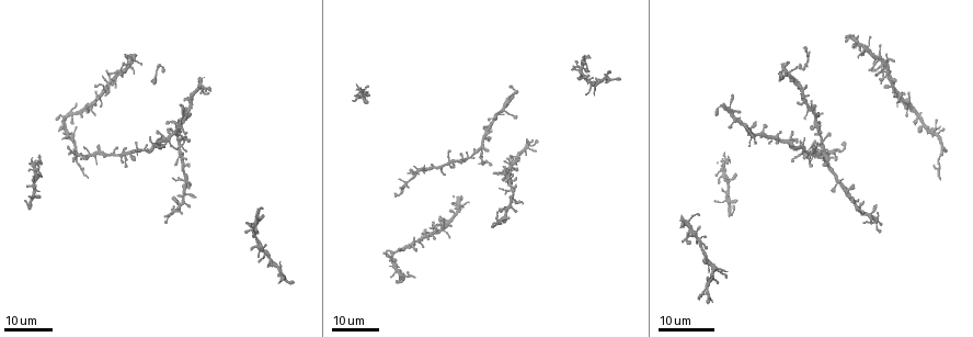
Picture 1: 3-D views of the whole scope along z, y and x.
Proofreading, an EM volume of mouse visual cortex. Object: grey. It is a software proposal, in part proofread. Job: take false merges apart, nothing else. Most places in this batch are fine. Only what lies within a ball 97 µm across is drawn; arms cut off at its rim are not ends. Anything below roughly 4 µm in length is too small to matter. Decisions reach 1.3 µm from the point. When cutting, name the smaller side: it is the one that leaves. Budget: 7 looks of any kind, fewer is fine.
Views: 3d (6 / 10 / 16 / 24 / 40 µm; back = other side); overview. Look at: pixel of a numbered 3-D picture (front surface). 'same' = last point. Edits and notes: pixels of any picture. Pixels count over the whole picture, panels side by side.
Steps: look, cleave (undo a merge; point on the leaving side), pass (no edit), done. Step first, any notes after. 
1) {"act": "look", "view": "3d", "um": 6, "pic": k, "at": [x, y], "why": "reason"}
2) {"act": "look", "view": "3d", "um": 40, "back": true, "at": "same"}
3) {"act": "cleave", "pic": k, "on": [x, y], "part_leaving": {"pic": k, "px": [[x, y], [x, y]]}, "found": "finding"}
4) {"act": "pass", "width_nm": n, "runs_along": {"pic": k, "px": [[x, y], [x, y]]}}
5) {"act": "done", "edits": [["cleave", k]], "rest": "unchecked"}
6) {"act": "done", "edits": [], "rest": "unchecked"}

{"act": "look", "view": "3d", "um": 16, "pic": 1, "at": [124, 156], "why": "four or more arms meet"}

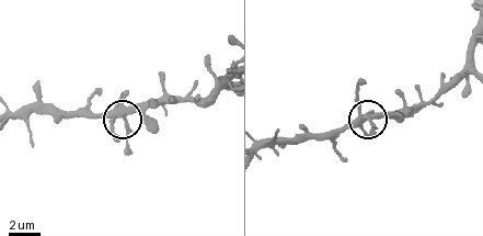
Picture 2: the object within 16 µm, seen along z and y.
{"act": "look", "view": "3d", "um": 6, "pic": 2, "at": [376, 114]}

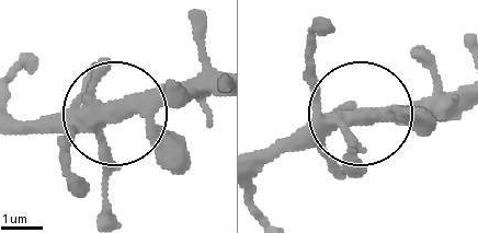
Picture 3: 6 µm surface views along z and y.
{"act": "pass", "found": "continuous, no second neuron"}

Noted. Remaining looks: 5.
{"act": "look", "view": "3d", "um": 16, "pic": 1, "at": [481, 144], "why": "four or more arms meet"}

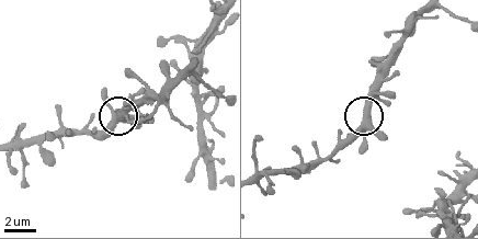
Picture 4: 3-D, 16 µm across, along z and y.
{"act": "look", "view": "3d", "um": 10, "pic": 4, "at": [368, 124], "why": "zoom in"}

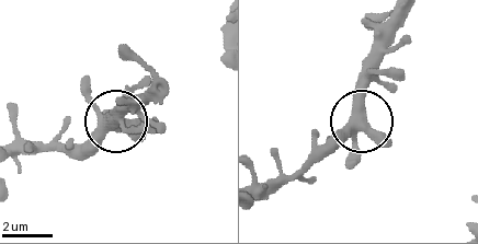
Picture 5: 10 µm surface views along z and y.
{"act": "pass", "width_nm": 440, "found": "continuous, no second neuron"}

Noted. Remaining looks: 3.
{"act": "look", "view": "3d", "um": 24, "pic": 1, "at": [502, 110]}

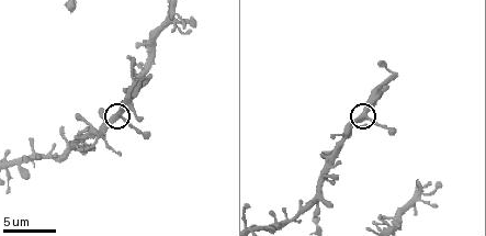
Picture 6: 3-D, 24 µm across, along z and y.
{"act": "look", "view": "3d", "um": 6, "pic": 6, "at": [365, 117], "why": "closer look"}

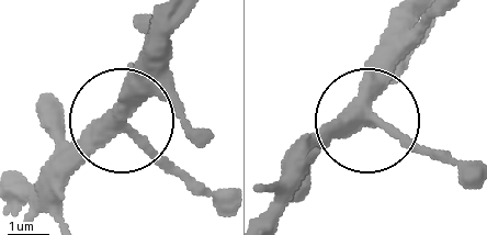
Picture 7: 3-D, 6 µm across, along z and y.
{"act": "pass", "arms": 3, "runs_along": {"pic": 7, "px": [[21, 202], [119, 121], [139, 58]]}, "found": "one neuron here"}

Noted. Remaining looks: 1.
{"act": "done", "edits": [], "rest": "unchecked"}

